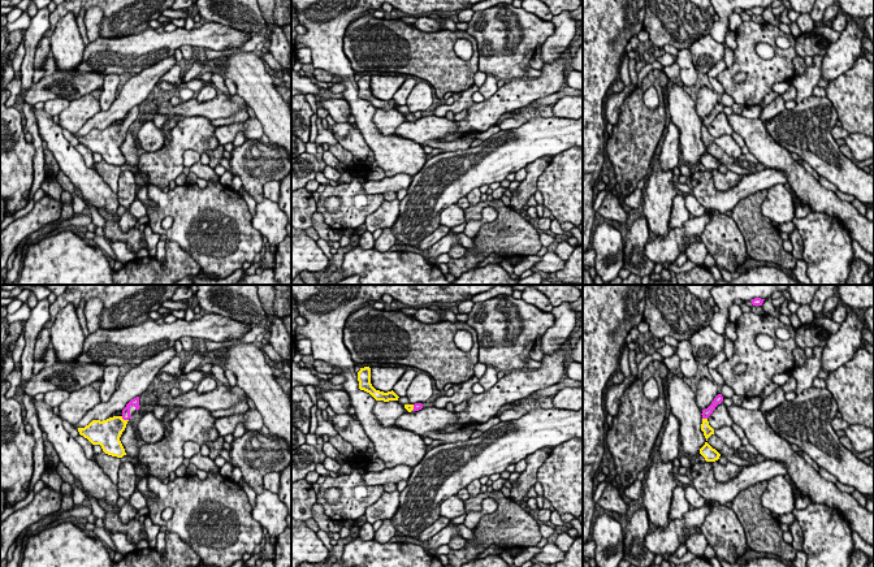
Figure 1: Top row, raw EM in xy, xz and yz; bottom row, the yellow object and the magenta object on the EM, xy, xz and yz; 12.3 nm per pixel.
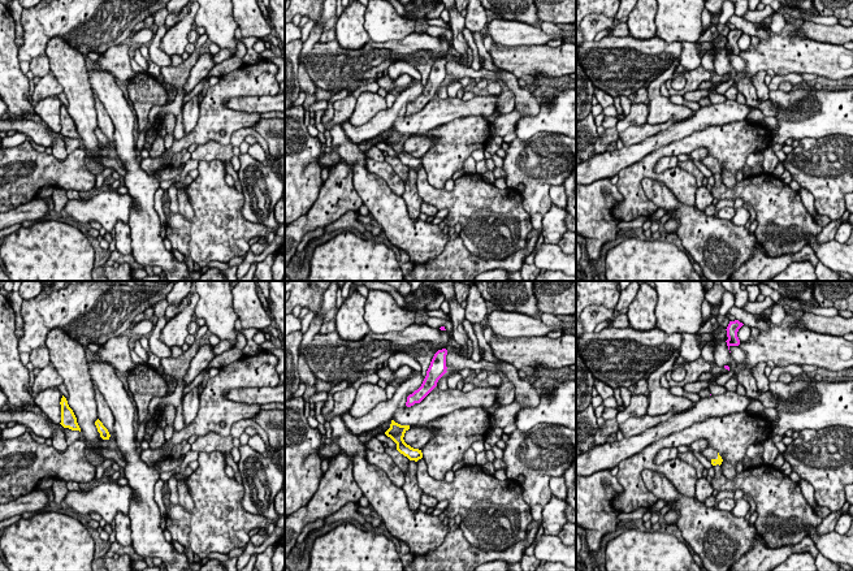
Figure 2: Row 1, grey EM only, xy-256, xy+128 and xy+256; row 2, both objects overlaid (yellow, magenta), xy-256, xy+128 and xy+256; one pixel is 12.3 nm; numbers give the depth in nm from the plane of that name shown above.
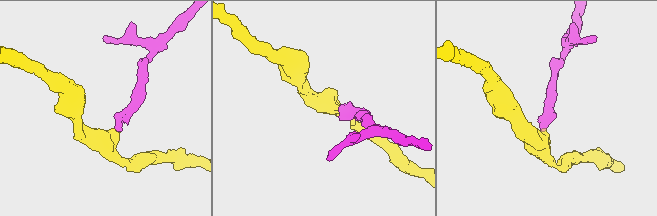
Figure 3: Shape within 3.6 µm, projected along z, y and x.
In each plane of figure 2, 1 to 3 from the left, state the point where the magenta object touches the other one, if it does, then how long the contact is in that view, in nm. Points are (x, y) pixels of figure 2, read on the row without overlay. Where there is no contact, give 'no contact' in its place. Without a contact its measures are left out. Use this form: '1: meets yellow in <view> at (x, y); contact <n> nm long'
1: no contact
2: no contact
3: no contact

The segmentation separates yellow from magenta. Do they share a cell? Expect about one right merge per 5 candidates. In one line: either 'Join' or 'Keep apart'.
Join

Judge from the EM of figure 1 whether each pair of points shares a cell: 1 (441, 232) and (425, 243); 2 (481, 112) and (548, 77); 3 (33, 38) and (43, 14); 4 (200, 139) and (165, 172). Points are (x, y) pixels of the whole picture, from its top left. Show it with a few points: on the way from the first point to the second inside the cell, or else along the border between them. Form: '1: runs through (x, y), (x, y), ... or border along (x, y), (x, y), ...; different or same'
1: runs through (437, 234), (429, 241); same
2: runs through (498, 104), (514, 94), (531, 90); same
3: runs through (34, 33), (40, 20); same
4: runs through (190, 139), (168, 161); same

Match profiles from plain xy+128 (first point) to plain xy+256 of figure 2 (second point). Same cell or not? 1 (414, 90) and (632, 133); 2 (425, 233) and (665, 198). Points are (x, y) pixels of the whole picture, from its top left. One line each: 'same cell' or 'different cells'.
1: same cell
2: same cell

